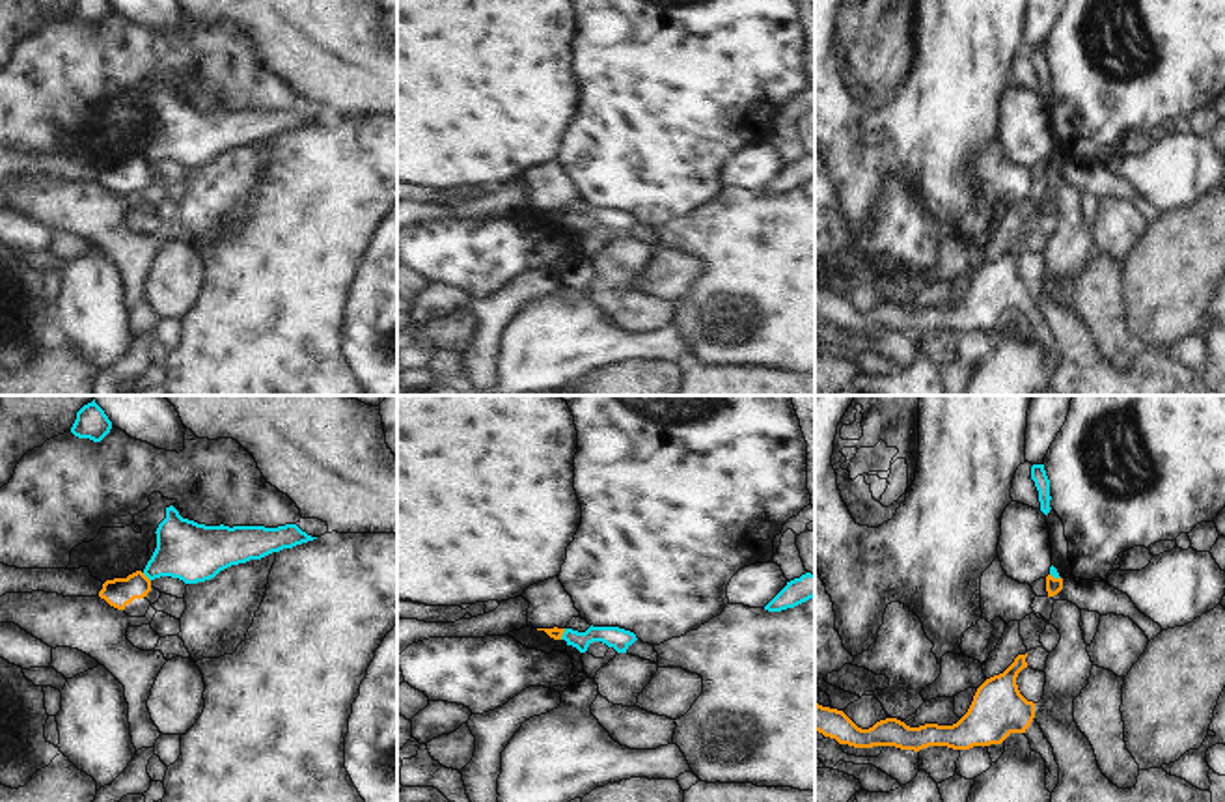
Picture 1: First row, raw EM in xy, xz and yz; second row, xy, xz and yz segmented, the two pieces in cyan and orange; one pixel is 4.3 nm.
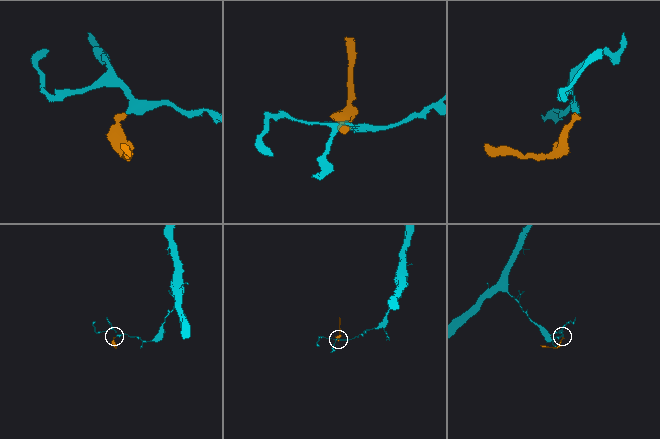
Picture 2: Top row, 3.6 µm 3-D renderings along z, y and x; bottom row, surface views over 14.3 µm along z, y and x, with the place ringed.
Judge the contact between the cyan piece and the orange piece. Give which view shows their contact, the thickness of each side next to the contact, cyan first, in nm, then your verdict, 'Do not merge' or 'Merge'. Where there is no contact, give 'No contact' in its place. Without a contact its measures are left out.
Touches cyan in xy. Thickness 260 nm (cyan) against 130 nm. Do not merge.

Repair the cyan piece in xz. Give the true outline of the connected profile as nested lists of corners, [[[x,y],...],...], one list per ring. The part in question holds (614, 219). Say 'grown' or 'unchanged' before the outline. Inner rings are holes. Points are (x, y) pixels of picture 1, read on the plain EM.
unchanged; [[[589,209],[585,214],[565,211],[561,222],[567,228],[576,229],[580,235],[585,235],[593,224],[602,224],[608,229],[613,229],[617,235],[626,235],[626,231],[638,222],[634,214],[619,209]]]

